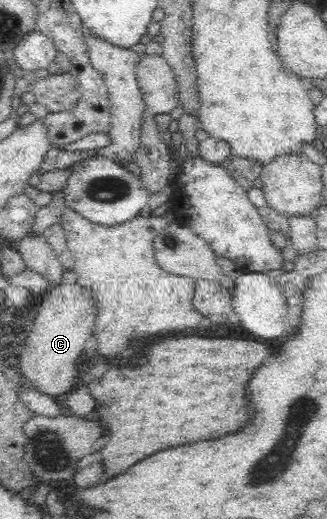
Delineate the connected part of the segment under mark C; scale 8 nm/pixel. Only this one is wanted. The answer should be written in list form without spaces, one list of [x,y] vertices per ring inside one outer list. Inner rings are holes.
[[[76,282],[55,284],[52,290],[43,293],[38,304],[40,309],[27,317],[30,325],[28,341],[19,358],[18,370],[28,386],[60,400],[74,390],[76,363],[80,355],[84,354],[86,341],[95,335],[98,302],[94,292]]]

